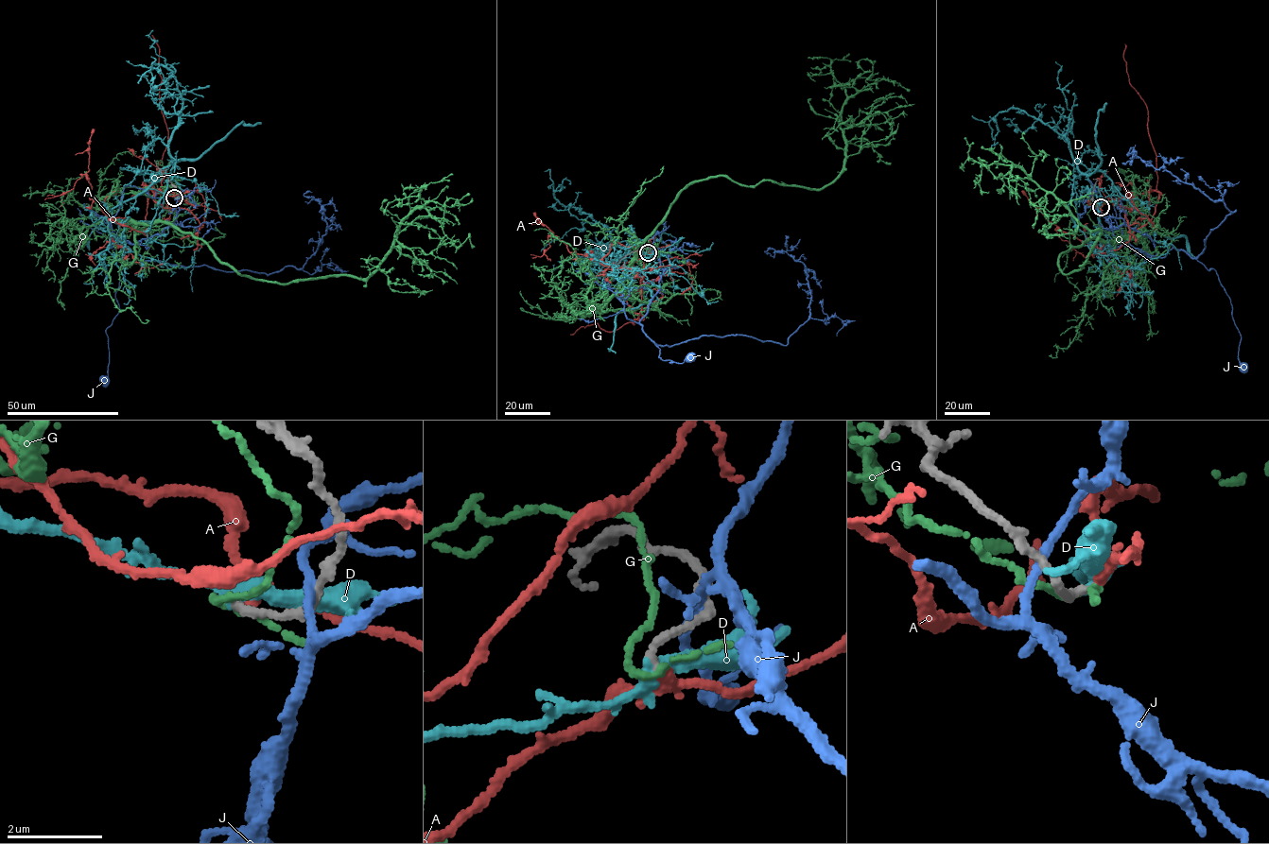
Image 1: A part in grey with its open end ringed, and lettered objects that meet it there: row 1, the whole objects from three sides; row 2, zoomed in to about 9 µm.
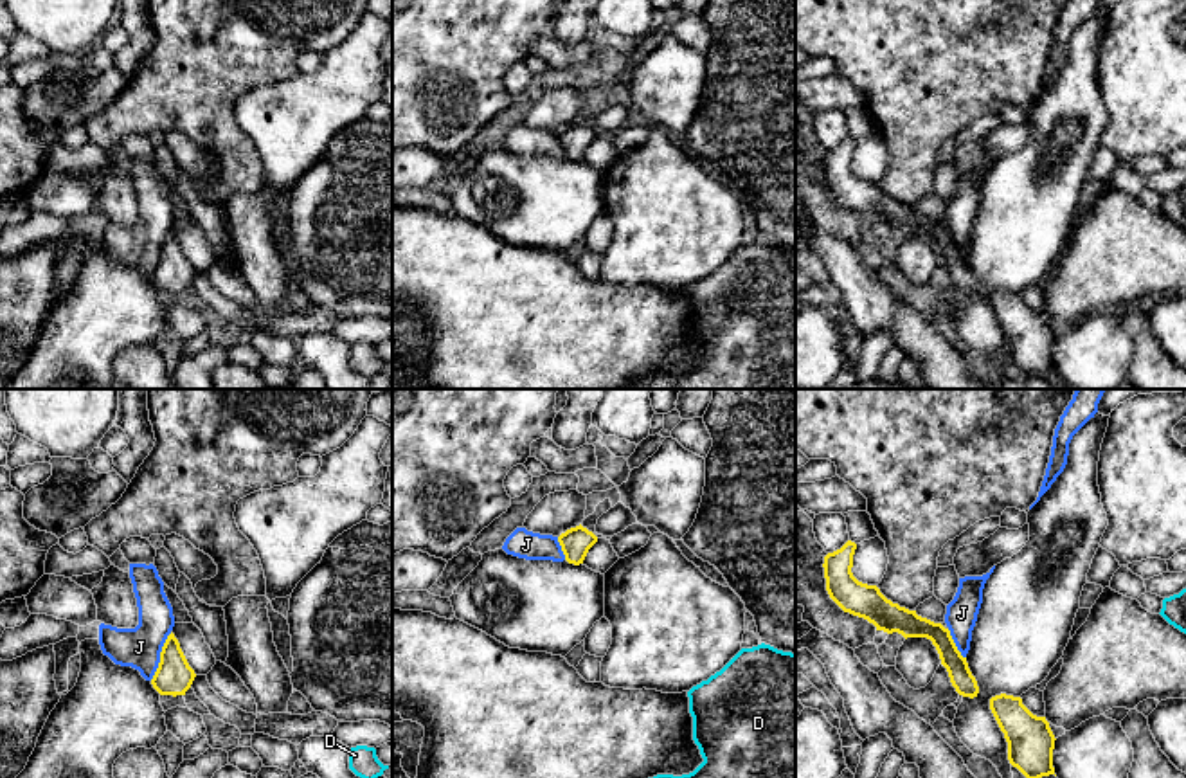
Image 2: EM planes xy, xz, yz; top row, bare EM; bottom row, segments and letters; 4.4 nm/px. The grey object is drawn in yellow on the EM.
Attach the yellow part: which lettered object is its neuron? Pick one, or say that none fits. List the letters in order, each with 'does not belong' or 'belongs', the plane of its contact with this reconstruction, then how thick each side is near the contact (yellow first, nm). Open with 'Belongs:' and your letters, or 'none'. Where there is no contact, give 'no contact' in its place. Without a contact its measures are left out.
Belongs: A
A: belongs; no contact
D: does not belong; no contact
G: does not belong; no contact
J: does not belong; meets yellow in xy; 160 nm thick on the yellow side, 180 nm on the other

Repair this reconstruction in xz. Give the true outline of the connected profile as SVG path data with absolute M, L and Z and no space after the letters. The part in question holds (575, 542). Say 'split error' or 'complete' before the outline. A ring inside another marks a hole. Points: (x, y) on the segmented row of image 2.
complete | M581 524L567 529L558 537L565 560L569 564L583 564L589 549L597 542L597 537Z

